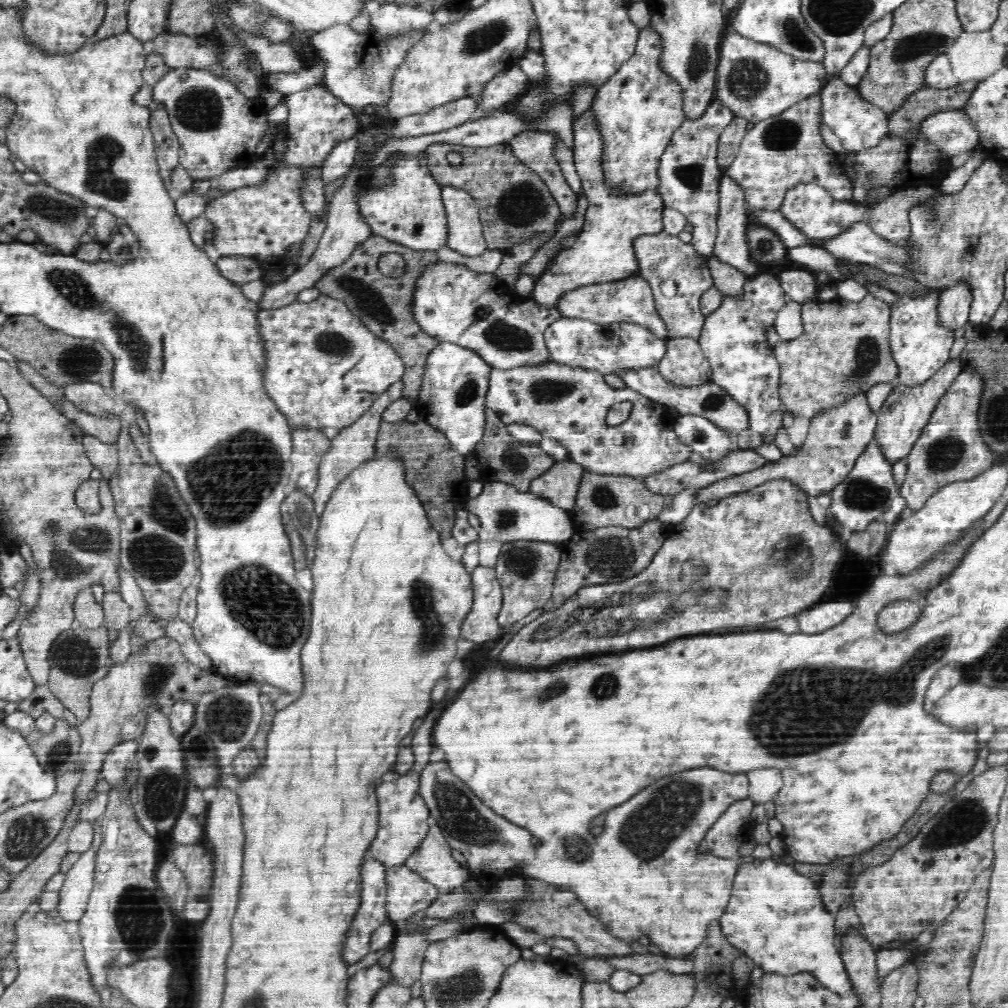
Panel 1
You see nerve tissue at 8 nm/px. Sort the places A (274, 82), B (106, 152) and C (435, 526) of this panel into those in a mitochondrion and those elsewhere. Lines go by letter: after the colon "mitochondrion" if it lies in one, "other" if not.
A: other
B: mitochondrion
C: other

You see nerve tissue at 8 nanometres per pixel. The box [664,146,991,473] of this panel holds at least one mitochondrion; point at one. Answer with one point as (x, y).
(866, 353)

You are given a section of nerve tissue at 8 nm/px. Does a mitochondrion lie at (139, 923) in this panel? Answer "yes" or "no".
yes

